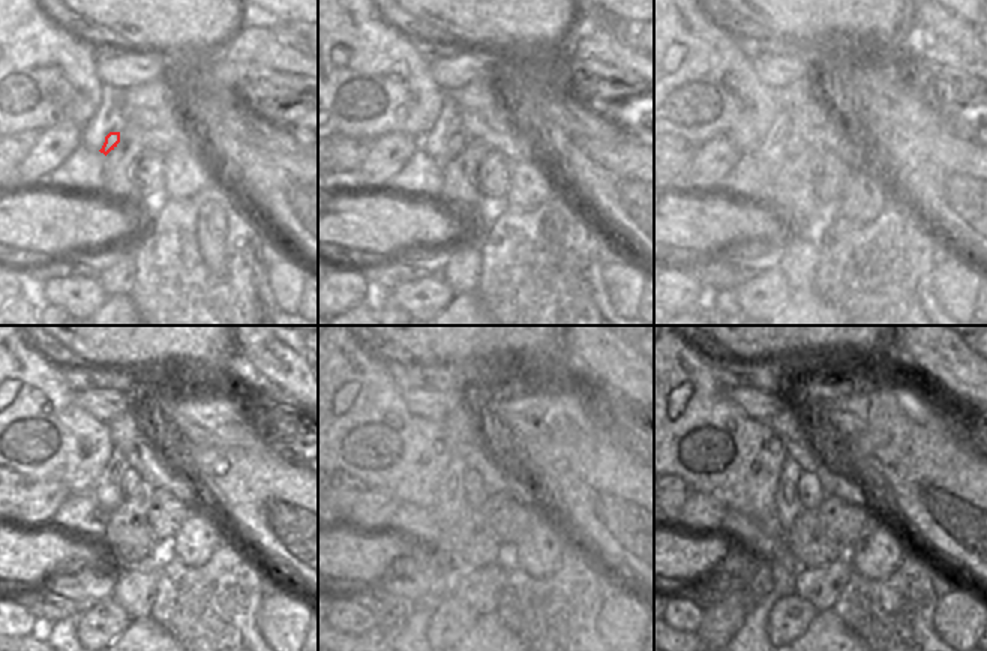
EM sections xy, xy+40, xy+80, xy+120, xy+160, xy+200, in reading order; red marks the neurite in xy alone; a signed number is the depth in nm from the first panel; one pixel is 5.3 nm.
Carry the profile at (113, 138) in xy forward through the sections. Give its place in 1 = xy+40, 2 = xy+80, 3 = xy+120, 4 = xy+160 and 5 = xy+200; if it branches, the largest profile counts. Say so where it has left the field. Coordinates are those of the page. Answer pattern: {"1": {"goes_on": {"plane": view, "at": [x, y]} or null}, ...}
{"1": {"goes_on": {"plane": "xy+40", "at": [458, 141]}}, "2": {"goes_on": {"plane": "xy+80", "at": [795, 143]}}, "3": {"goes_on": {"plane": "xy+120", "at": [131, 483]}}, "4": {"goes_on": {"plane": "xy+160", "at": [476, 492]}}, "5": {"goes_on": {"plane": "xy+200", "at": [810, 491]}}}

